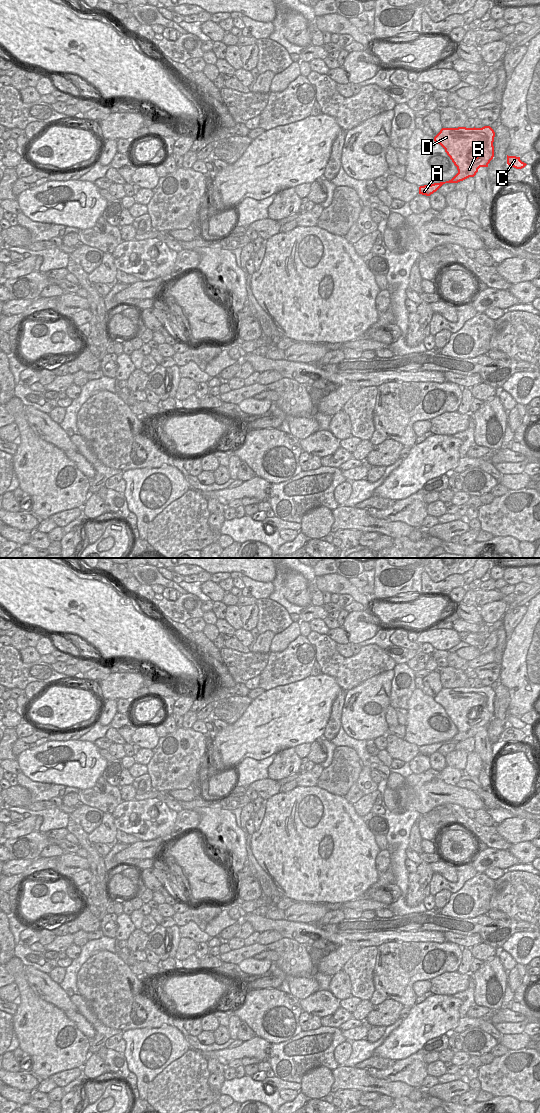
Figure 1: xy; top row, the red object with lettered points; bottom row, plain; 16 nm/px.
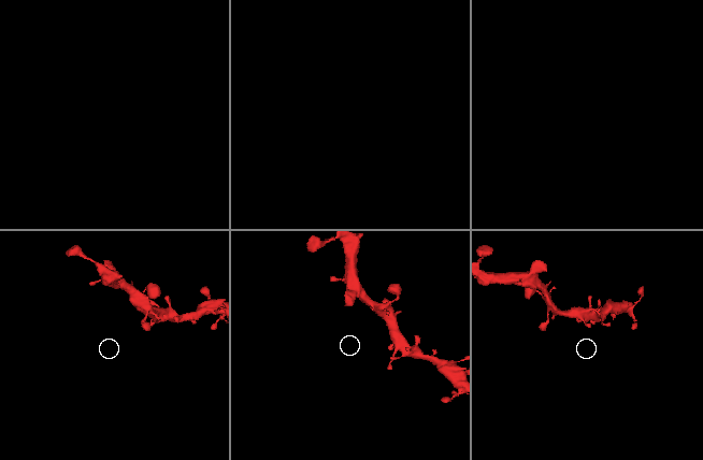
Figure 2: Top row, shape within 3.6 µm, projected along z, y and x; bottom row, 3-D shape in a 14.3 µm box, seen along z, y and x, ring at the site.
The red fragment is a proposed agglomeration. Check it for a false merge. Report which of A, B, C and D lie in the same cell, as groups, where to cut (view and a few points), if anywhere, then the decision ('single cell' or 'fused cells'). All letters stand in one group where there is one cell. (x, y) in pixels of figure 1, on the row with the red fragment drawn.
A B C D; no cut; single cell

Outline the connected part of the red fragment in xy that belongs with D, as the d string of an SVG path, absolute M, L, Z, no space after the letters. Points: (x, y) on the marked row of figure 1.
M490 126L482 128L442 128L434 137L454 165L458 173L449 181L419 187L419 194L430 196L445 183L458 183L474 177L480 167L488 167L494 157L495 132Z

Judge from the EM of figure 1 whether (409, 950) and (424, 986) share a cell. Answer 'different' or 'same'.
different

